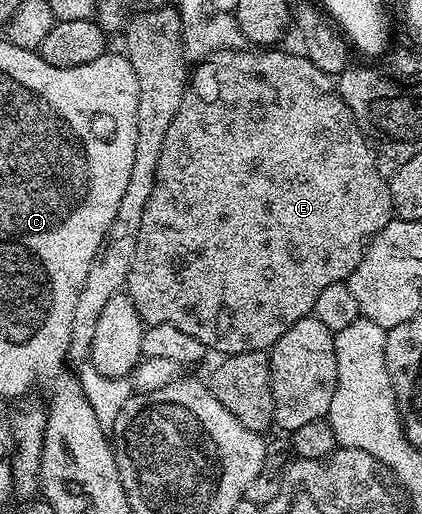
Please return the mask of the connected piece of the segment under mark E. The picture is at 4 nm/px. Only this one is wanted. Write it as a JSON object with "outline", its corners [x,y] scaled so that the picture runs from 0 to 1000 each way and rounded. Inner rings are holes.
{"outline":[[[666,95],[512,99],[505,107],[474,117],[460,128],[467,130],[460,138],[455,132],[453,144],[443,154],[438,187],[424,204],[424,220],[415,220],[415,235],[405,235],[405,251],[396,251],[396,267],[386,267],[386,298],[377,305],[377,321],[367,337],[367,368],[358,375],[358,391],[348,391],[348,407],[339,407],[339,430],[329,438],[329,469],[320,477],[320,508],[310,508],[301,572],[310,586],[318,588],[320,601],[327,603],[336,626],[344,632],[415,632],[415,640],[434,640],[434,648],[453,648],[453,656],[464,656],[469,663],[481,663],[488,679],[498,685],[517,683],[517,693],[524,695],[564,691],[588,683],[635,685],[652,671],[652,663],[661,663],[661,656],[671,656],[671,648],[680,648],[680,640],[690,640],[690,632],[699,632],[699,625],[742,611],[746,584],[756,578],[756,570],[765,570],[765,562],[775,562],[775,554],[815,551],[825,545],[827,533],[844,523],[851,508],[863,500],[865,482],[872,481],[874,471],[936,424],[931,401],[927,399],[927,368],[915,342],[910,339],[903,342],[903,333],[893,327],[896,296],[879,284],[865,257],[855,253],[855,245],[841,235],[832,212],[813,196],[813,189],[803,179],[799,179],[791,148],[749,130],[720,105],[692,107],[685,99],[656,97]]]}

